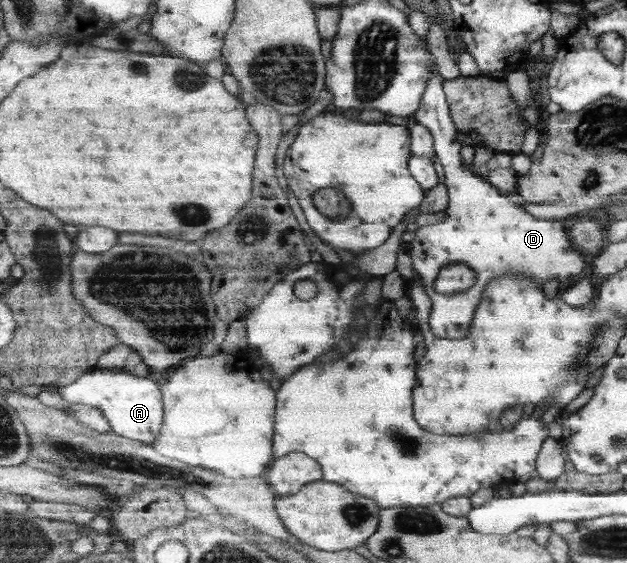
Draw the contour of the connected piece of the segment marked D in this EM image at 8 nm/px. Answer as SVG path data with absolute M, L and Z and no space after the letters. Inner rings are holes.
M438 71L435 76L431 76L431 83L427 86L426 99L419 108L414 119L417 123L421 123L431 129L436 139L435 149L438 150L439 160L442 162L446 171L446 184L449 186L451 194L451 205L447 211L447 218L444 223L421 226L416 231L416 241L408 247L413 257L413 266L417 271L417 276L425 280L427 293L434 299L433 314L431 314L431 327L435 331L435 335L445 339L463 339L466 338L471 331L471 326L475 321L478 307L483 301L483 296L487 293L487 288L491 287L491 281L503 273L503 271L527 271L533 277L537 277L539 281L547 283L549 279L561 279L567 281L567 285L577 282L579 275L585 271L587 258L573 241L569 241L567 231L561 223L561 220L547 220L546 218L535 217L533 213L529 213L521 204L514 203L507 199L506 193L503 193L499 187L495 187L487 179L476 174L467 167L467 161L463 159L463 148L465 142L460 139L460 132L455 124L452 115L450 102L446 93L446 79ZM461 261L473 269L477 275L477 281L472 288L451 295L441 294L435 290L435 279L439 277L439 273L443 267L447 267L449 263Z

